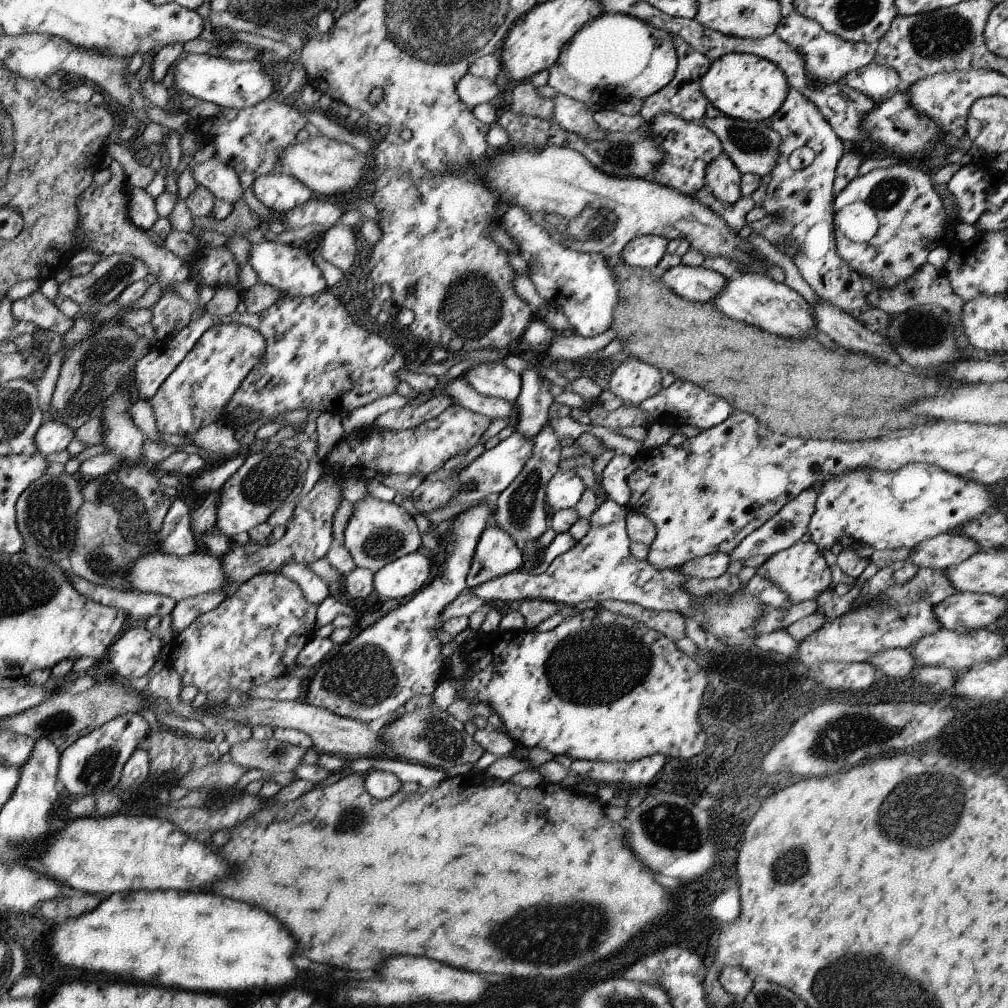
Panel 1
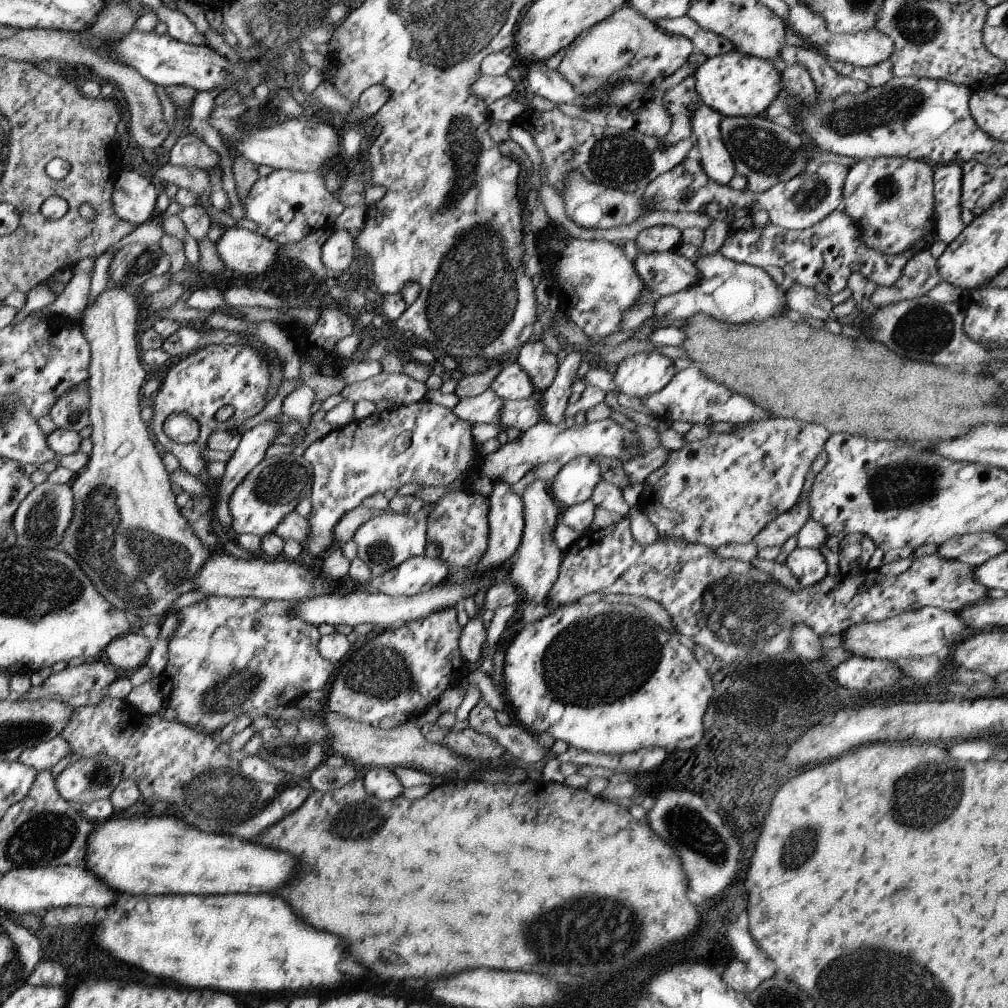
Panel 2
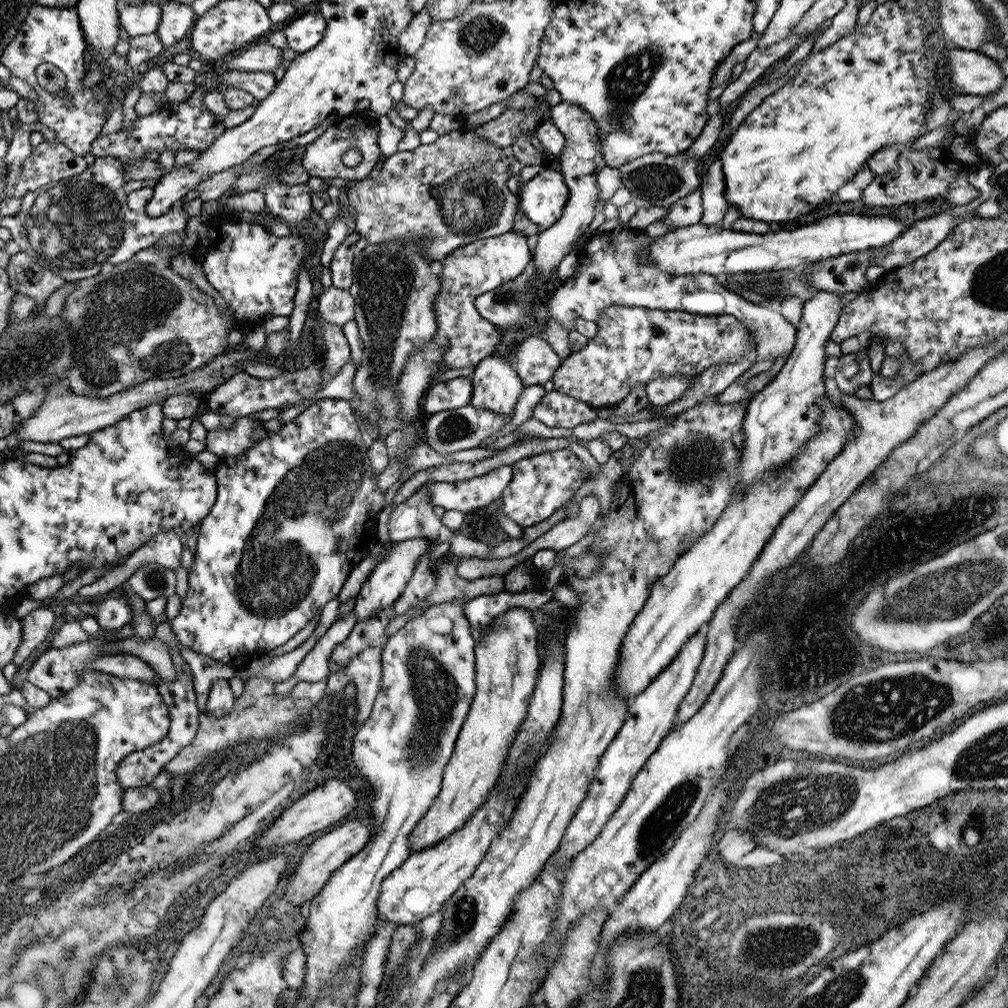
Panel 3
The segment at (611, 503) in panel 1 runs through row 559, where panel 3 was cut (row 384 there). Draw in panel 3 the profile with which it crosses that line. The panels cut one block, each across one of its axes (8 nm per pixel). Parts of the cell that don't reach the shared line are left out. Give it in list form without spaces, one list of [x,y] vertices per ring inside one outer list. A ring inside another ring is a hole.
[[[607,308],[597,324],[597,334],[591,338],[585,348],[579,352],[571,352],[561,366],[553,374],[553,388],[555,392],[561,392],[565,396],[577,398],[593,408],[607,408],[621,404],[629,390],[637,382],[651,382],[659,376],[673,376],[673,374],[703,374],[707,368],[713,364],[725,362],[725,360],[739,360],[747,354],[749,344],[747,340],[753,336],[749,334],[749,328],[739,322],[735,316],[699,316],[699,314],[689,314],[689,312],[661,312],[661,310],[647,310],[647,308]]]

